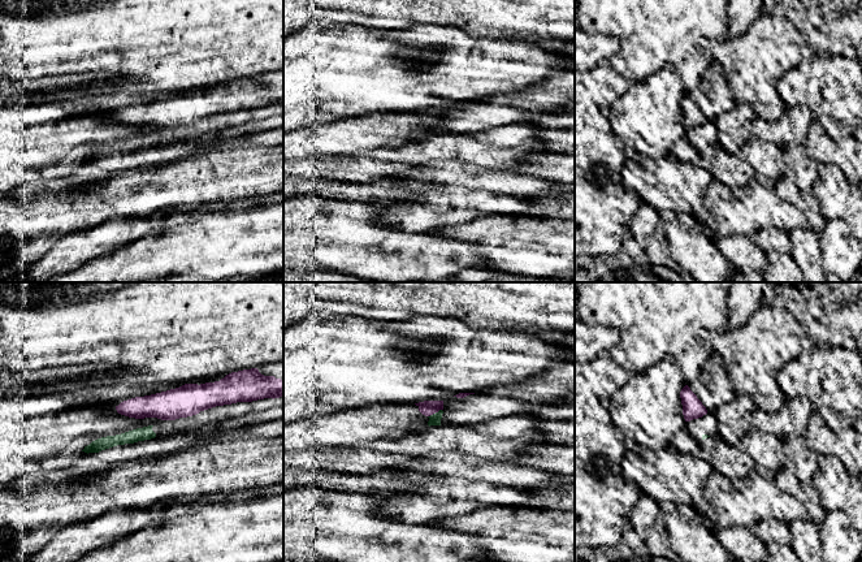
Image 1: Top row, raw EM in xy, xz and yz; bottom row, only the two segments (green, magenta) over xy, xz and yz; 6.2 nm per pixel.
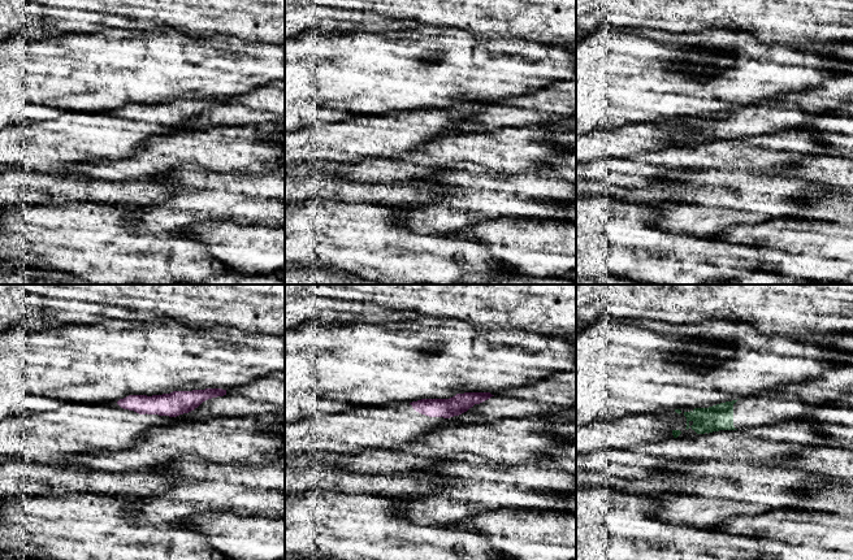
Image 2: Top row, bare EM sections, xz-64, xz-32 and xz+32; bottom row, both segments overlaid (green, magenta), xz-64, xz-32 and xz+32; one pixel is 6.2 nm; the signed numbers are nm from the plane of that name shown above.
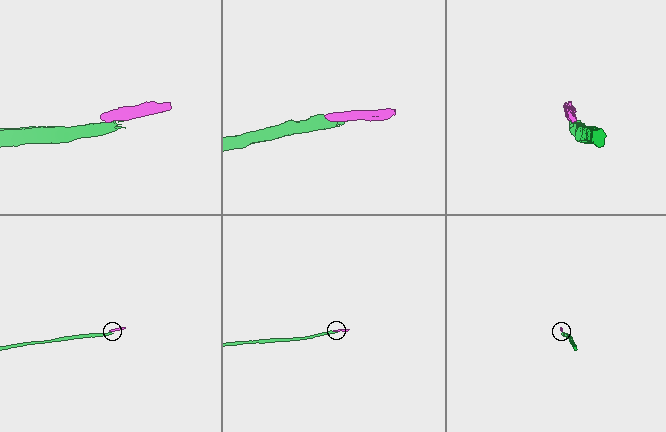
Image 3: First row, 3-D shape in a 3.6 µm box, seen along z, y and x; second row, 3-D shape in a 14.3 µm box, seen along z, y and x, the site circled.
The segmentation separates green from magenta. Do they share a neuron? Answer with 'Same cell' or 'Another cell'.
Another cell

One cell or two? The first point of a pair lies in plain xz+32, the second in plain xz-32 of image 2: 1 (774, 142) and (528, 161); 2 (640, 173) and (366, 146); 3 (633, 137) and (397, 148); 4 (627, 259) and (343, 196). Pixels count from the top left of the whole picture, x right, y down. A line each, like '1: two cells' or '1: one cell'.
1: one cell
2: two cells
3: one cell
4: two cells

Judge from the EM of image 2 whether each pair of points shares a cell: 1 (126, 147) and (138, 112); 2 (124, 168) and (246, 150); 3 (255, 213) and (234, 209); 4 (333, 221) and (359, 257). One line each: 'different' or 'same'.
1: same
2: same
3: same
4: same

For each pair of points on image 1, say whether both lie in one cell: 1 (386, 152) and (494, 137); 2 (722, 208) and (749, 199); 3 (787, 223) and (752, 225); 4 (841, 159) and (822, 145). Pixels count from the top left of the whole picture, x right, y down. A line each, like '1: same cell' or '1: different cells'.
1: same cell
2: same cell
3: same cell
4: same cell

